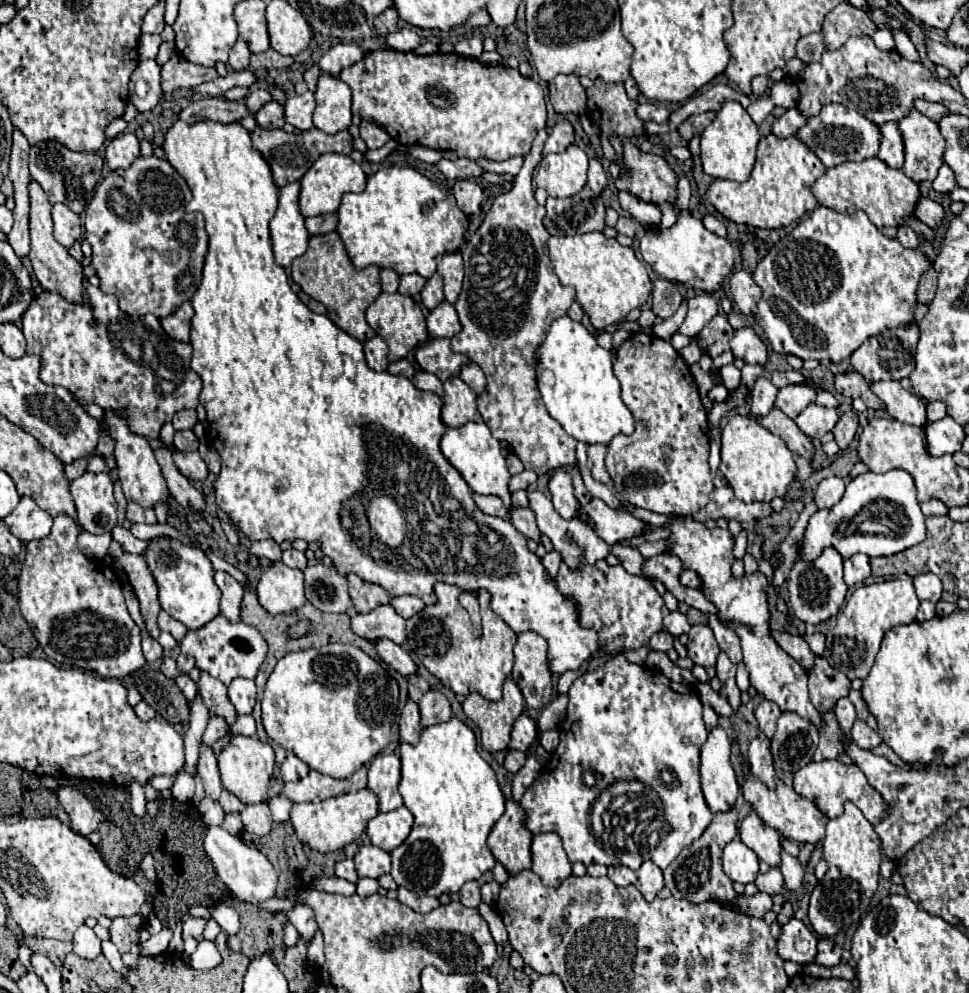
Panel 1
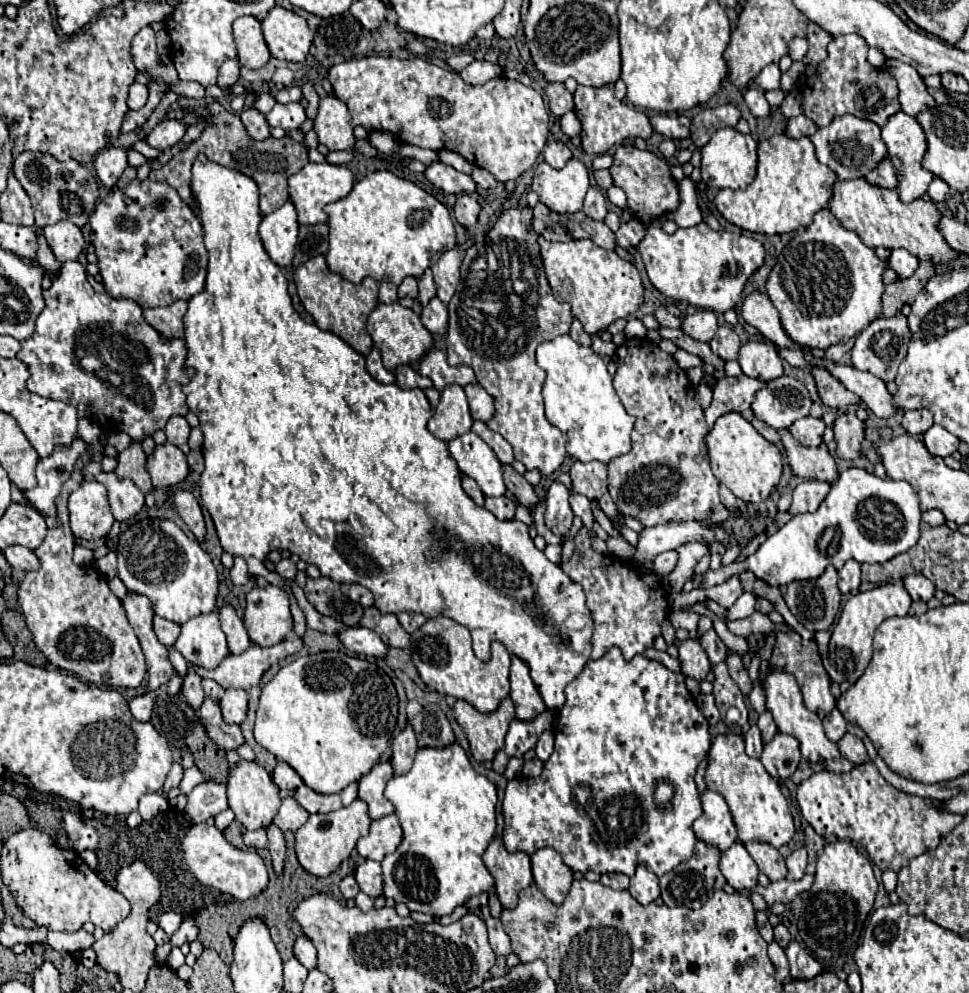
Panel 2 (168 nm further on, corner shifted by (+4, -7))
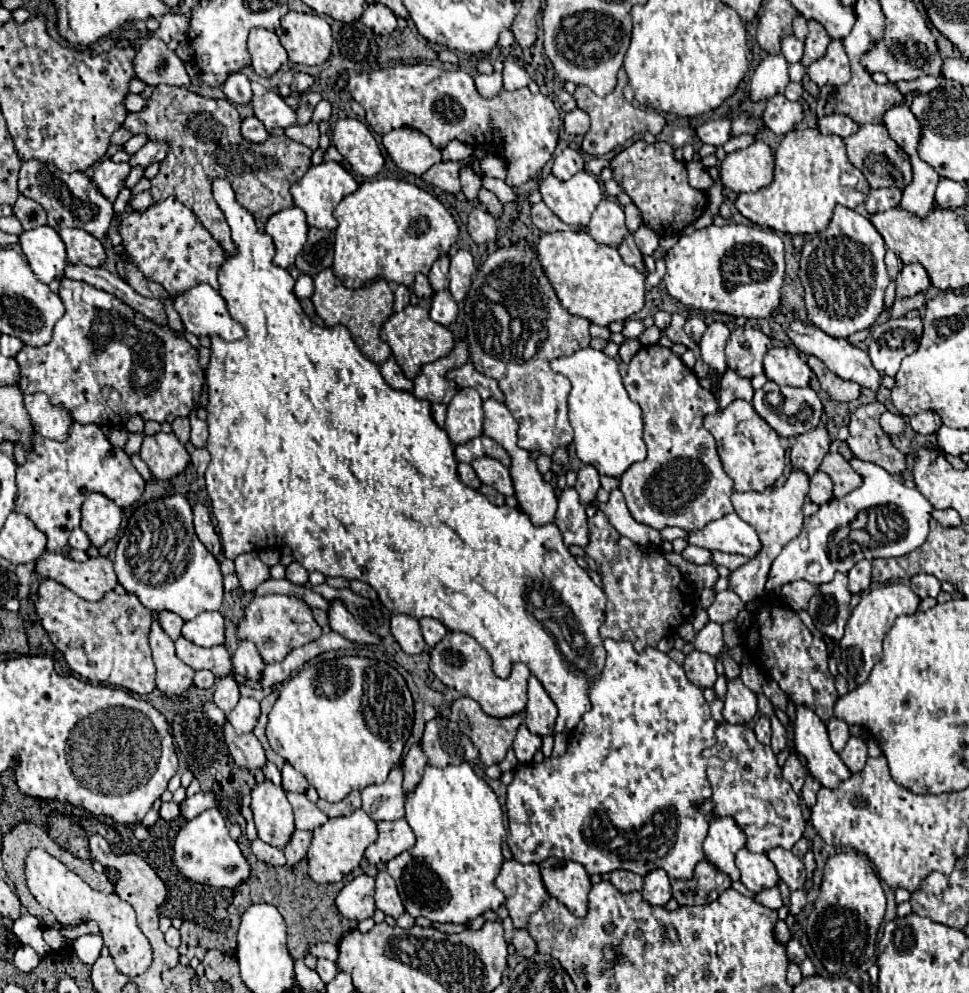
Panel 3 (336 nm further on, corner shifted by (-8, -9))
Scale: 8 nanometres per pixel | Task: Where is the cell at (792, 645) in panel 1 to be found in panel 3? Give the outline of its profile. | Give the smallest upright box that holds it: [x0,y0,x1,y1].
[680,544,712,564]

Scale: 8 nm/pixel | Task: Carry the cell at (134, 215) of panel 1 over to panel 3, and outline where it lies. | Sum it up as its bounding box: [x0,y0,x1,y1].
[120,198,226,296]

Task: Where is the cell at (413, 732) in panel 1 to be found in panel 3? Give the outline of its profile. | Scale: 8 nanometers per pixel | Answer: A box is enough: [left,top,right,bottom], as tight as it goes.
[402,746,426,794]

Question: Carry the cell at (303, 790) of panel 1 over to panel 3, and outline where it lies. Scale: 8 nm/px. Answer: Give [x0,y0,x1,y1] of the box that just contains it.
[318,800,354,816]

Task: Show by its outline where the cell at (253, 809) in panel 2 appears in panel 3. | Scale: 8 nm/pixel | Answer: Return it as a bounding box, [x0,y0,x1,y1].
[250,780,294,850]

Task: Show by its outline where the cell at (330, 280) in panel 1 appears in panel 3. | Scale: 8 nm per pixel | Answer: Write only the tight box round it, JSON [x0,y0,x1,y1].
[314,268,394,364]

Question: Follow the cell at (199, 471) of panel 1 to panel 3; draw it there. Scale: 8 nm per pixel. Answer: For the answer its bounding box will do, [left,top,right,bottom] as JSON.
[140,432,190,480]

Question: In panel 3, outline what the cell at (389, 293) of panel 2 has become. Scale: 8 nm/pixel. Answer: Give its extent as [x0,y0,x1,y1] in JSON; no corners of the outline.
[394,286,410,312]

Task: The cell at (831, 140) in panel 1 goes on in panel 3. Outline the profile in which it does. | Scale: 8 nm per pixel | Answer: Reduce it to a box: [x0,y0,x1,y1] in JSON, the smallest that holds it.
[844,124,912,190]

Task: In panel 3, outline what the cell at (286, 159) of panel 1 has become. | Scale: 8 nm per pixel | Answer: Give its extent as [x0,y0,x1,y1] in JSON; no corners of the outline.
[122,84,312,256]

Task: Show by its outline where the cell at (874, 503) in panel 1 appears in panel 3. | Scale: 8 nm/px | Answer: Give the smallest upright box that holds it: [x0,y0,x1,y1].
[765,456,932,597]

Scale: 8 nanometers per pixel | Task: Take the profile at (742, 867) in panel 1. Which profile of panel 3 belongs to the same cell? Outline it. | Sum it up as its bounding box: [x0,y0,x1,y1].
[736,848,780,892]

